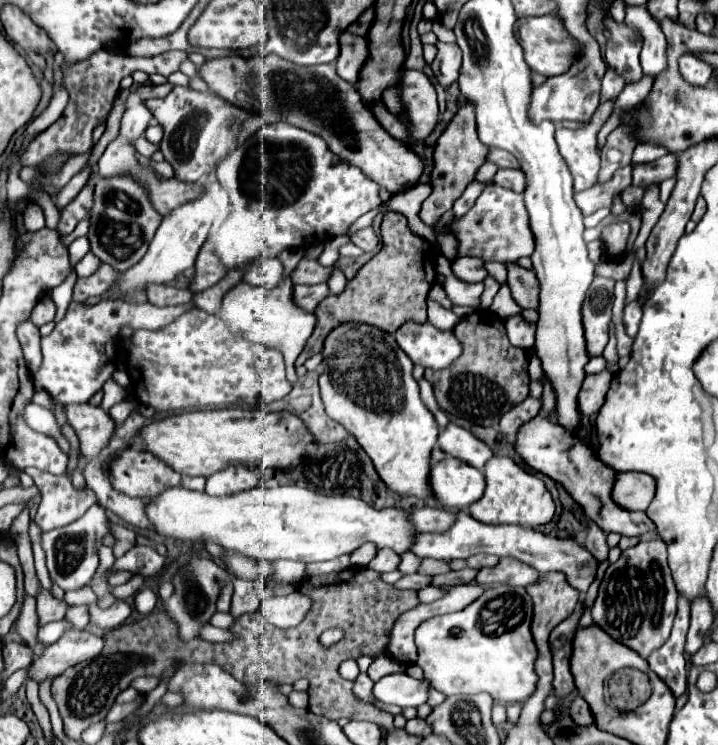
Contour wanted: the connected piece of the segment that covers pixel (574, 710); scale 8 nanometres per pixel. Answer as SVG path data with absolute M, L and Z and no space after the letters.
M577 696L573 702L571 702L571 706L569 706L569 716L575 720L575 724L579 724L579 726L589 726L591 722L593 722L593 714L591 714L591 708L589 708L589 704L581 698L581 696Z

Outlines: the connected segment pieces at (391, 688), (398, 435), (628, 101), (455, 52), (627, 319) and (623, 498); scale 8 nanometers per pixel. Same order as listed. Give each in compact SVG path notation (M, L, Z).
M389 674L375 682L373 696L381 702L395 704L399 708L421 706L427 702L427 680L415 680L409 674Z
M343 324L327 336L323 356L319 388L327 414L357 438L391 492L421 500L433 498L429 458L439 438L439 426L421 402L411 374L413 362L395 338L367 324Z
M644 76L635 83L626 84L616 99L612 114L602 126L597 135L597 149L601 150L605 145L607 136L620 124L622 113L643 101L652 89L653 76Z
M439 40L435 42L435 46L437 46L437 56L431 62L433 74L441 86L449 86L459 76L459 66L461 66L459 46L449 42L439 42Z
M635 298L633 302L629 302L625 306L625 316L623 316L623 322L625 322L625 330L627 334L633 338L639 330L639 324L641 324L641 308L643 308L643 302L641 298Z
M617 472L611 496L623 510L645 510L655 496L655 480L643 472Z

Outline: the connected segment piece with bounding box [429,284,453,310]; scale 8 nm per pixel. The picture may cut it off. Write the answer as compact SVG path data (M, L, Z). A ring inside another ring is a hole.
M439 284L431 286L431 290L429 290L429 298L431 298L431 300L435 300L435 302L439 302L441 306L445 306L447 310L451 310L451 308L453 308L451 300L445 296L445 292L443 292L443 288L441 288Z

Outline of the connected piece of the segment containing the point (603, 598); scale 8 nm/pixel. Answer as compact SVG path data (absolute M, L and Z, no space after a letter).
M645 538L637 546L621 552L615 564L609 564L599 586L599 596L591 606L593 622L617 642L647 658L651 650L665 644L677 612L677 588L667 566L667 548L661 538Z

